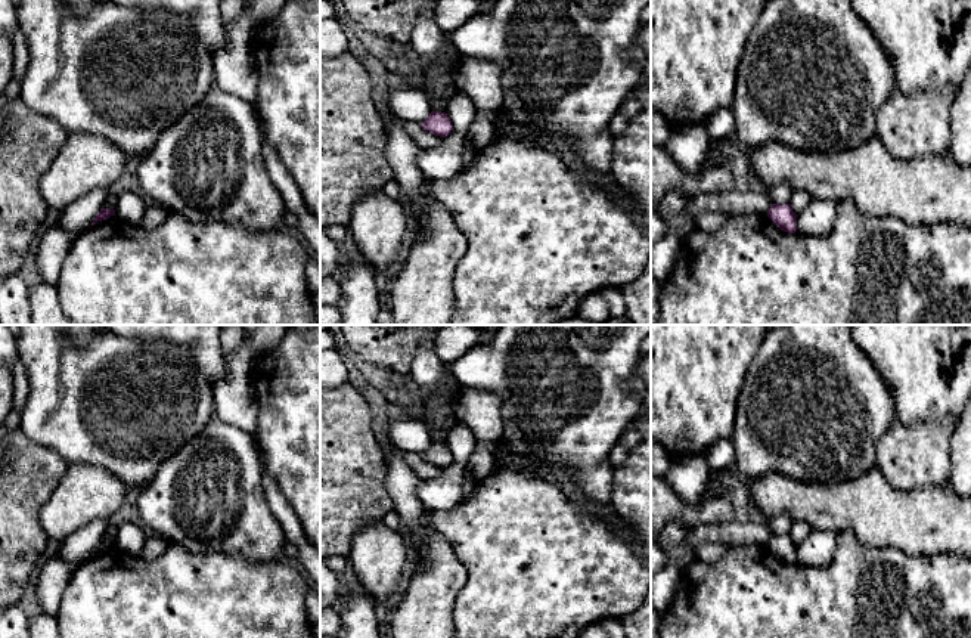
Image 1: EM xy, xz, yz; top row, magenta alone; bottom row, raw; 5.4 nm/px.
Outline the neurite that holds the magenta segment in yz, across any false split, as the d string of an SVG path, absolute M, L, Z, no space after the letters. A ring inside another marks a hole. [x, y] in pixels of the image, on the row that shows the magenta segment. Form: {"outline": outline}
{"outline": "M772 204L767 211L767 217L784 232L797 232L797 214L789 204Z"}

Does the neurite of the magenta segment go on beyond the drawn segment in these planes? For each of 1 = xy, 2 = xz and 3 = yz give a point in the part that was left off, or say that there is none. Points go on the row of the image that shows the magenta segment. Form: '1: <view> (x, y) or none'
1: none
2: none
3: none

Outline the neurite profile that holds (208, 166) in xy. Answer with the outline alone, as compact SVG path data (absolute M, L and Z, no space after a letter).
M212 86L202 100L167 127L155 148L140 158L143 195L195 223L229 223L248 230L283 229L286 211L263 160L261 123L246 100Z

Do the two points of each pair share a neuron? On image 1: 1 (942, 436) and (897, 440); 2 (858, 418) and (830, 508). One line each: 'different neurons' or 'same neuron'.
1: same neuron
2: different neurons

